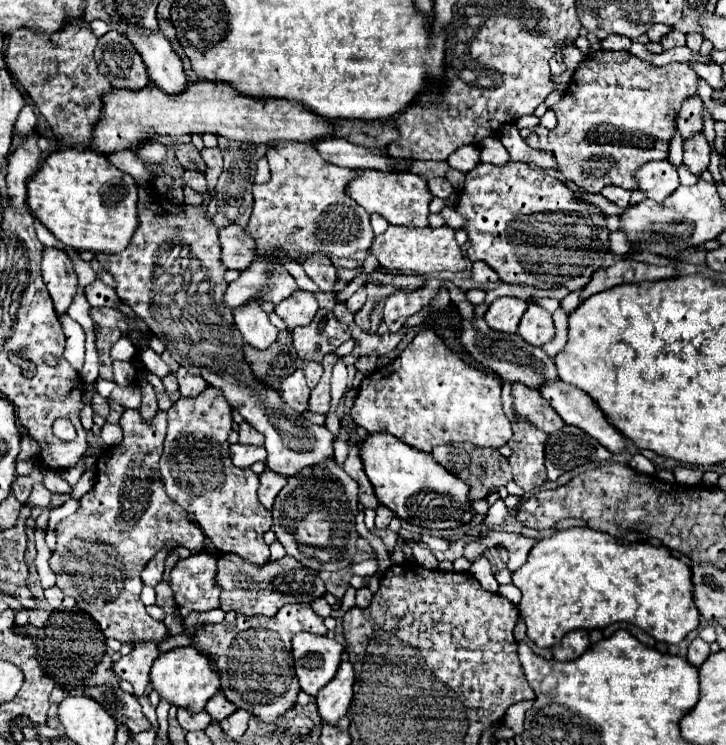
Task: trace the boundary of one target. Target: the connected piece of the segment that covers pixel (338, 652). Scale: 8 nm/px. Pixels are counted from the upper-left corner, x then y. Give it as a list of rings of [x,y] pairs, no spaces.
[[[308,632],[296,634],[292,638],[292,656],[300,688],[310,696],[316,696],[318,690],[334,678],[342,662],[342,654],[342,644],[332,638]]]

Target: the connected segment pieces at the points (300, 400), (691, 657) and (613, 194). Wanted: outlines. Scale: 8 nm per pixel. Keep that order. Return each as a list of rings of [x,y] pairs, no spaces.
[[[296,370],[294,374],[290,374],[290,376],[282,382],[280,394],[282,394],[284,402],[286,402],[292,410],[296,410],[296,412],[304,410],[306,404],[308,404],[308,398],[310,398],[310,388],[308,388],[308,384],[306,384],[306,380],[304,380],[304,372],[302,372],[302,370]]]
[[[696,638],[688,650],[688,662],[694,666],[702,666],[704,660],[710,656],[710,646],[702,638]]]
[[[608,186],[602,190],[602,194],[610,200],[610,202],[616,202],[618,206],[624,206],[624,190],[622,188],[616,188],[616,186]]]

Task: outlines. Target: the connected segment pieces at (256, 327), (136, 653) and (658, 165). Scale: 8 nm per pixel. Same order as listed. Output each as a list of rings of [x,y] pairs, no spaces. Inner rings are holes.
[[[246,302],[240,308],[234,308],[234,320],[246,344],[258,350],[266,350],[276,340],[278,330],[270,324],[268,314],[258,302]]]
[[[136,644],[128,656],[112,662],[112,670],[118,678],[128,680],[134,686],[134,694],[144,694],[150,682],[150,666],[158,658],[158,644]]]
[[[668,160],[648,162],[636,170],[638,190],[654,202],[664,202],[678,188],[678,172]]]

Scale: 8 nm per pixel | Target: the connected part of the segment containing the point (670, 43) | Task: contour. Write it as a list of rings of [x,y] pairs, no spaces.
[[[672,30],[670,34],[664,36],[664,50],[670,50],[670,48],[676,48],[676,46],[684,46],[686,44],[686,36],[678,30]]]

